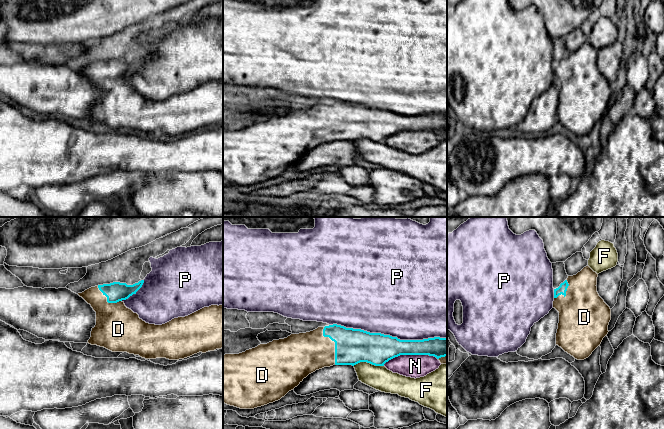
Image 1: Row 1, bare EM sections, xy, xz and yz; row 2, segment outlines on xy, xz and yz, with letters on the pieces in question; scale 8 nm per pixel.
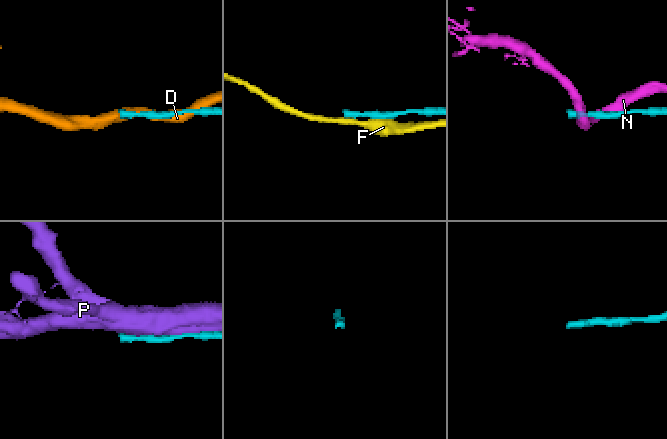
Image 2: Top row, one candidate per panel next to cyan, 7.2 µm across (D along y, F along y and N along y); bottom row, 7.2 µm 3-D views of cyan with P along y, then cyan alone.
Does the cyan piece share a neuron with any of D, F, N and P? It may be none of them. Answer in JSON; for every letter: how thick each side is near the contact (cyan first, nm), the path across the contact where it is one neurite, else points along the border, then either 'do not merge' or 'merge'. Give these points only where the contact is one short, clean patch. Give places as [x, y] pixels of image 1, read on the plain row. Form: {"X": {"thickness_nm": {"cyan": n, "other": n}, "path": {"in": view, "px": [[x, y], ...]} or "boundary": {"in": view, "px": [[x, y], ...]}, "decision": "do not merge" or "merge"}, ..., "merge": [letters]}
{"D": {"thickness_nm": {"cyan": 280, "other": 320}, "decision": "merge"}, "F": {"thickness_nm": {"cyan": 280, "other": 190}, "decision": "do not merge"}, "N": {"thickness_nm": {"cyan": 240, "other": 190}, "decision": "do not merge"}, "P": {"thickness_nm": {"cyan": 260, "other": 500}, "decision": "do not merge"}, "merge": ["D"]}

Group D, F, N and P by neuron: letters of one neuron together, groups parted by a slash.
D / F / N / P

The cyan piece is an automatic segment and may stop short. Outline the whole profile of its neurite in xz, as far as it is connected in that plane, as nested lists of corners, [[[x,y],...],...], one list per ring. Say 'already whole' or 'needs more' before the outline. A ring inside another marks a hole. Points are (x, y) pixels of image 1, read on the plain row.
needs more; [[[337,100],[291,110],[239,130],[223,131],[223,179],[240,185],[254,185],[280,176],[309,150],[324,143],[354,142],[360,138],[384,142],[400,131],[429,131],[436,133],[441,140],[447,140],[447,114],[400,116]]]

